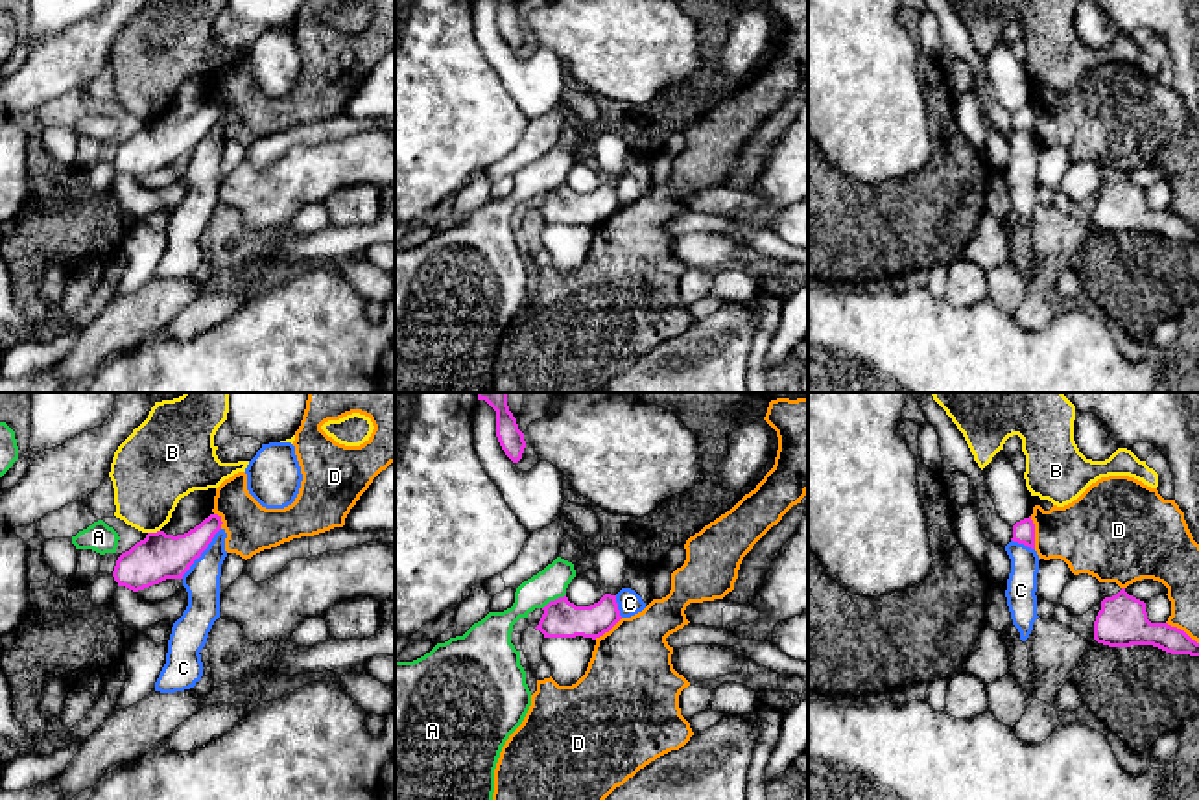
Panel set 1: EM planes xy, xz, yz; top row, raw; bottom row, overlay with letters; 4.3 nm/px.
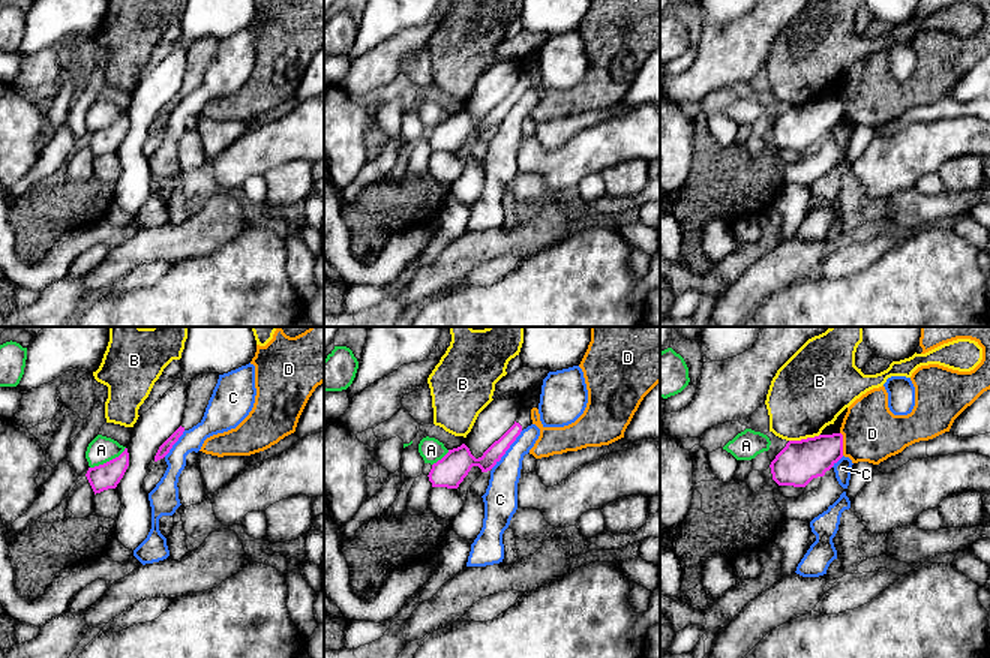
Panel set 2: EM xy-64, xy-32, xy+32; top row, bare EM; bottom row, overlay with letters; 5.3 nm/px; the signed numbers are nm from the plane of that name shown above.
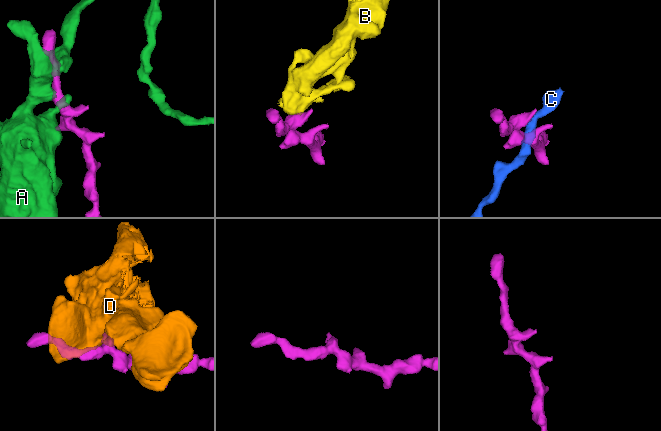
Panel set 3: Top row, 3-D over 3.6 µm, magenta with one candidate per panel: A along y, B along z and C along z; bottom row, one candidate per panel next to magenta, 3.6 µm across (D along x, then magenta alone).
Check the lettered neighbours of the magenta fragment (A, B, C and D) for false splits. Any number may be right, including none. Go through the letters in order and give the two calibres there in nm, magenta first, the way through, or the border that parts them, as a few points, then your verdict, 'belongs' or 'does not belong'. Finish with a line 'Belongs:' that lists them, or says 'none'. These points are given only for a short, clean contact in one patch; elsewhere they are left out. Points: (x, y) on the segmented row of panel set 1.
A: 160 nm thick on the magenta side, 140 nm on the other; does not belong
B: 200 nm thick on the magenta side, 320 nm on the other; border along xy (159, 529), (148, 533); does not belong
C: 200 nm thick on the magenta side, 160 nm on the other; border along xy (220, 528), (181, 577); does not belong
D: 100 nm thick on the magenta side, 320 nm on the other; does not belong
Belongs: none

